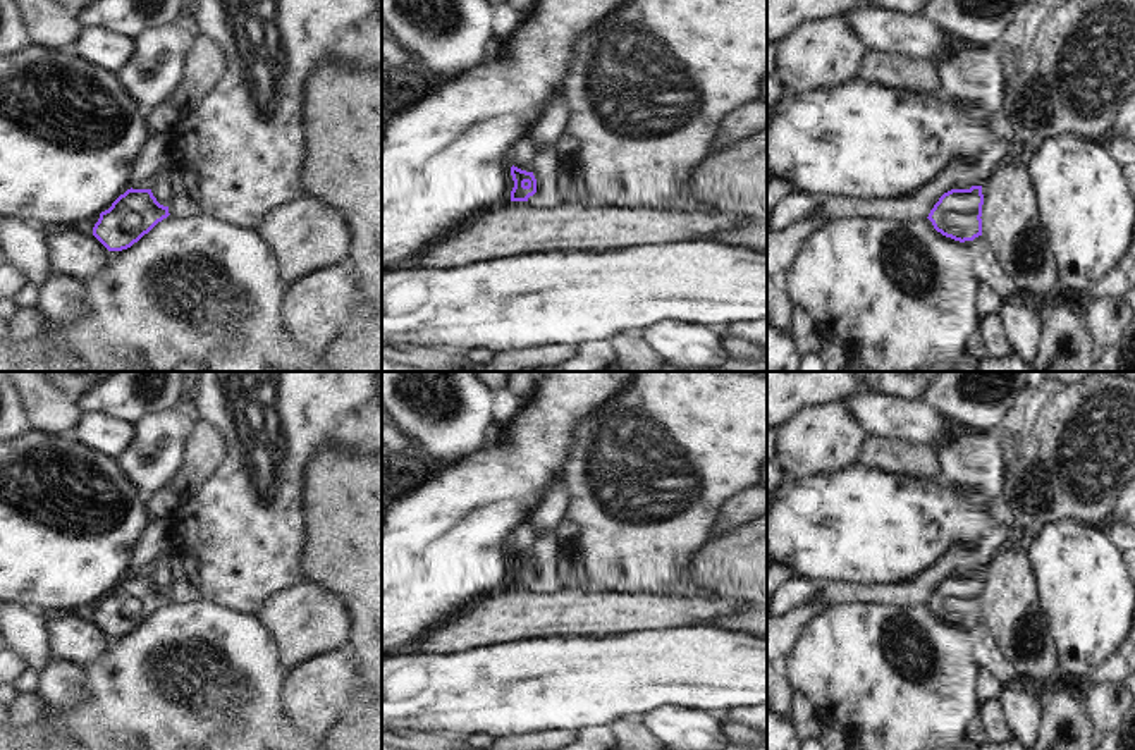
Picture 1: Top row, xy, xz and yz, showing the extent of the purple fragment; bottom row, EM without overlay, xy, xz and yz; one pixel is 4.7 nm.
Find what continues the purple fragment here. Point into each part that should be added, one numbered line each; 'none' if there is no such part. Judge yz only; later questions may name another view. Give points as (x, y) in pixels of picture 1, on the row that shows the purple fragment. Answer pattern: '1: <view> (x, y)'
none

